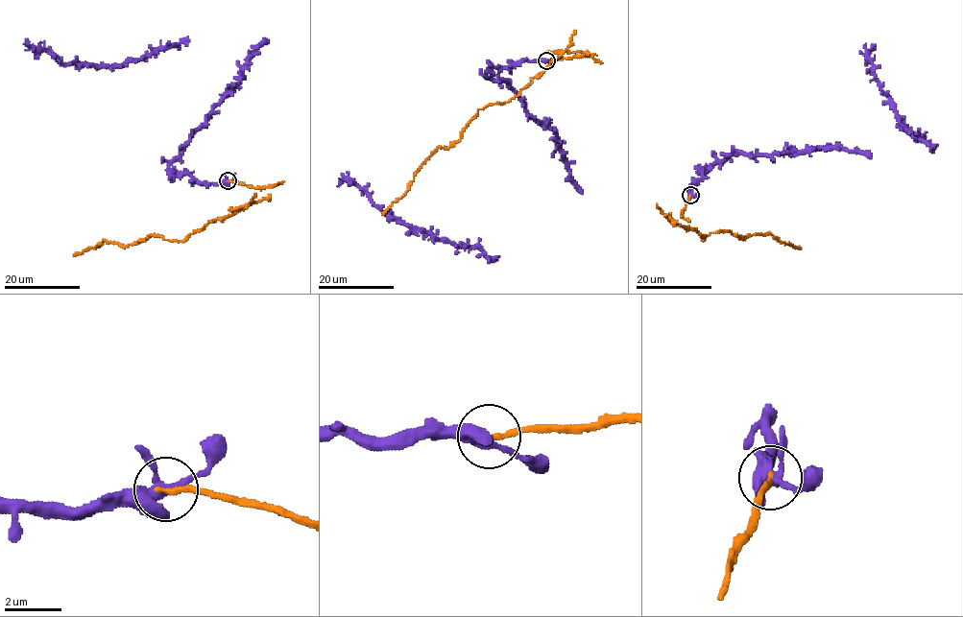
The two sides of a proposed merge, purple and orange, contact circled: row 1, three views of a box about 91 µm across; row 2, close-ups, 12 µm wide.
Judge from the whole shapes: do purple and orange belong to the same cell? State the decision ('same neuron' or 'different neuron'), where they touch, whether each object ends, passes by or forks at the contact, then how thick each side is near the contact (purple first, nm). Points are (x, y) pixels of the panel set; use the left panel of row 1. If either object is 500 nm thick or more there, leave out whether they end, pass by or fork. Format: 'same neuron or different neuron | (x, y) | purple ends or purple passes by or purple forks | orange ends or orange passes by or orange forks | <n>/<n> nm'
different neuron | (228, 180) | purple forks | orange ends | 300/220 nm

